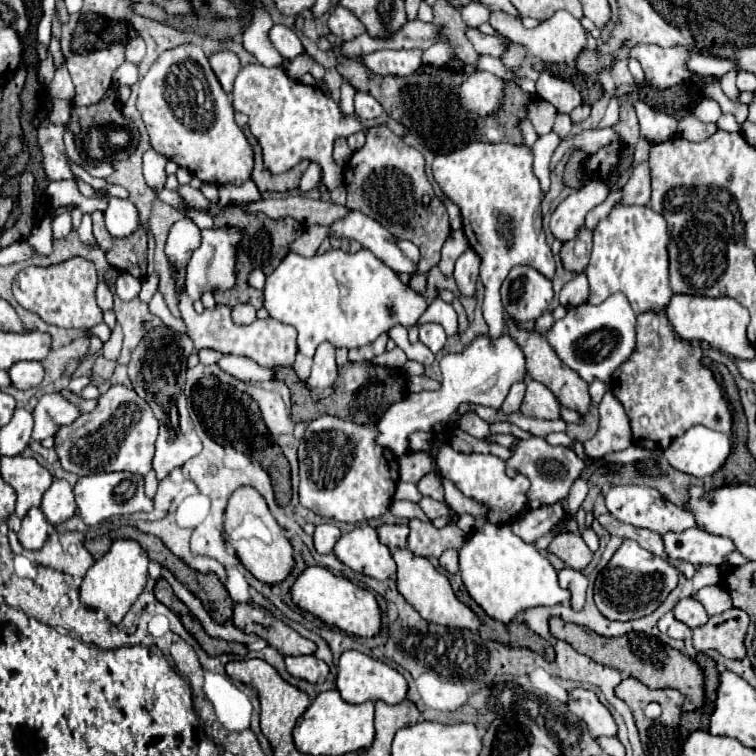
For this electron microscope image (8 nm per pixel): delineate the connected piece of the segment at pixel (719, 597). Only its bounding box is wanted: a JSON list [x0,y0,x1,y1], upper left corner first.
[695,586,733,616]

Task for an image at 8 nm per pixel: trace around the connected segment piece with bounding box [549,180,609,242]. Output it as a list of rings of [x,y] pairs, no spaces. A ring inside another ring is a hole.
[[[591,180],[573,194],[569,194],[551,216],[549,226],[553,236],[561,242],[573,240],[585,226],[585,216],[589,214],[589,210],[601,204],[607,198],[607,194],[609,194],[607,184],[599,180]]]

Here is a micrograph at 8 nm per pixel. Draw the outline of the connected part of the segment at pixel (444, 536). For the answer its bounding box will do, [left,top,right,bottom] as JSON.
[409,520,465,558]

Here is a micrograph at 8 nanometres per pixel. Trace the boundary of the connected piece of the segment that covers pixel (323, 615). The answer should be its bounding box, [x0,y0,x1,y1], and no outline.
[291,566,381,638]

